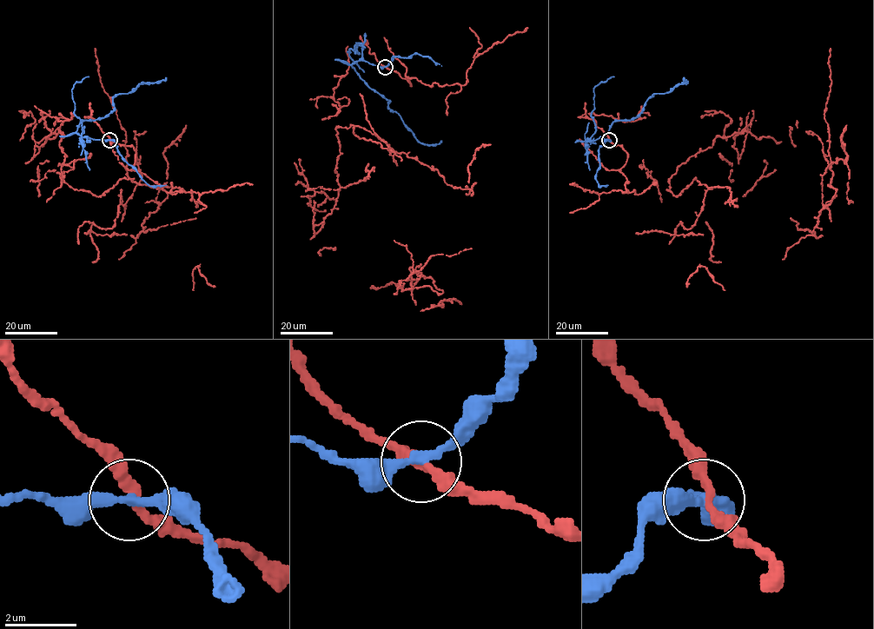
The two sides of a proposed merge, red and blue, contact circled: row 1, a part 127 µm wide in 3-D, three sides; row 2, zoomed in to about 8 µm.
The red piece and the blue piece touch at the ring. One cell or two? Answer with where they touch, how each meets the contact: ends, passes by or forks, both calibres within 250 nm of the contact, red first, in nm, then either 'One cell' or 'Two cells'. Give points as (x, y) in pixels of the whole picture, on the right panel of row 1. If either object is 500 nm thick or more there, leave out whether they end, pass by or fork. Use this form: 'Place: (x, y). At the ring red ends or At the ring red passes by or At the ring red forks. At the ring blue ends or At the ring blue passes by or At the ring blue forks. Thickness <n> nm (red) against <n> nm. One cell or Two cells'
Place: (609, 140). At the ring red passes by. At the ring blue passes by. Thickness 280 nm (red) against 280 nm. Two cells

